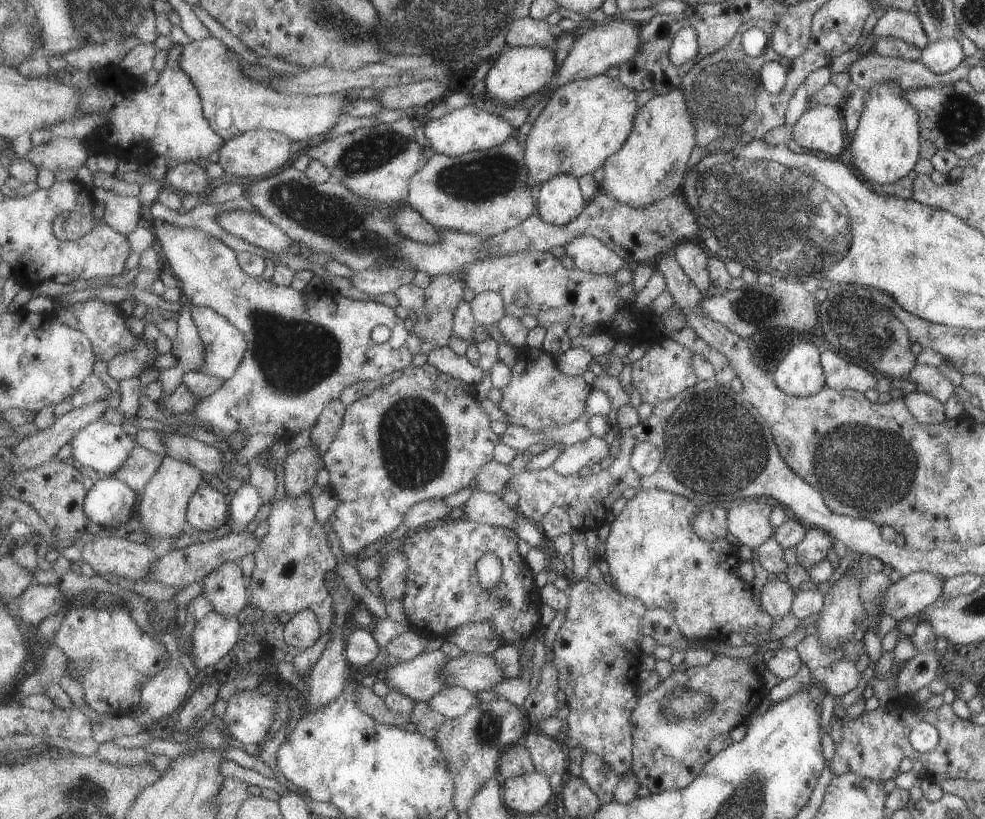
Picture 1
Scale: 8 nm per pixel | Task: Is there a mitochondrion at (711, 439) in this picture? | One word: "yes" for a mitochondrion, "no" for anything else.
yes

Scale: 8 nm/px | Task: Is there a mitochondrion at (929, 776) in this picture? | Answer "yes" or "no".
no

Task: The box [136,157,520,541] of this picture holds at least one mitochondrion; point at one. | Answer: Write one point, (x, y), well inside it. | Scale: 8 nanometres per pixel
(295, 358)

